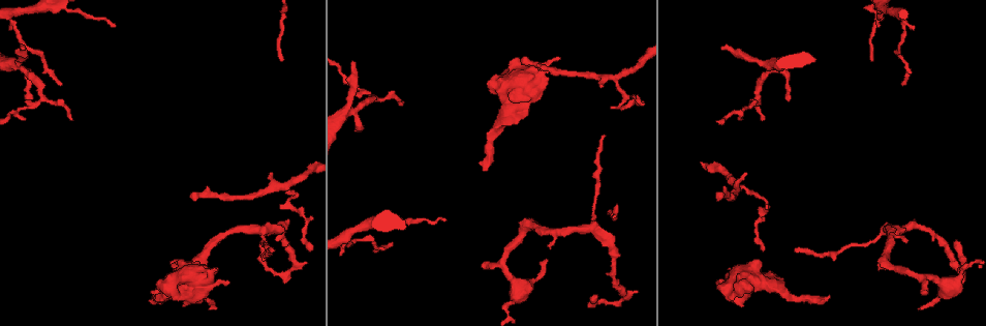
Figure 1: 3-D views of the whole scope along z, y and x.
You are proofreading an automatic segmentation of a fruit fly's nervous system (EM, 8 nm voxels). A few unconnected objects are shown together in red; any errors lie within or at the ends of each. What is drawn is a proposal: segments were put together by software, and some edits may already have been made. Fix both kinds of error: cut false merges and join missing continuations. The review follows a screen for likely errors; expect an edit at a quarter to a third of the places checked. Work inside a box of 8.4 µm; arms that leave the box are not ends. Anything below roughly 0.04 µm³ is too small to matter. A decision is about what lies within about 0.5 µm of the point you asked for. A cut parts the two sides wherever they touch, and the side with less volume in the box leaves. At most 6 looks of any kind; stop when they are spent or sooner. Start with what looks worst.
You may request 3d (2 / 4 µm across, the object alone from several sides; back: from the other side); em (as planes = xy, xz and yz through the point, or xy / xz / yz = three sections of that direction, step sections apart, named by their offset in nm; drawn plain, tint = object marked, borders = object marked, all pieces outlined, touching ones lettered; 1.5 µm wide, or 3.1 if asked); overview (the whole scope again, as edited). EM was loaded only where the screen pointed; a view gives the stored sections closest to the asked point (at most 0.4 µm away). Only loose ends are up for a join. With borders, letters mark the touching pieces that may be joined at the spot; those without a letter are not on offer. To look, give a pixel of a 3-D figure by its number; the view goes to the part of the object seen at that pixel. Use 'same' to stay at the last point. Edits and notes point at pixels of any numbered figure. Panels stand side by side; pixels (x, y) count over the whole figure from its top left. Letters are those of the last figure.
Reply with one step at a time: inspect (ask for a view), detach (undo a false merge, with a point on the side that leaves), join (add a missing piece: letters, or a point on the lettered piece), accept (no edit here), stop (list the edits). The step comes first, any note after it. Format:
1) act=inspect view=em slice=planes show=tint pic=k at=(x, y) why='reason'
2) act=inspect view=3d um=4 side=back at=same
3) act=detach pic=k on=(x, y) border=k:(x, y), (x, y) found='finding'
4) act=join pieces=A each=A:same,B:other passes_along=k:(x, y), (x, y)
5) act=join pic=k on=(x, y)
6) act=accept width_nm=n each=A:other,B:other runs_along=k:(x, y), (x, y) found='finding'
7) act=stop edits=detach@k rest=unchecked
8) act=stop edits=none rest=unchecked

act=inspect view=em slice=xz step=4 show=tint pic=1 at=(717, 284) why='branch stops here'

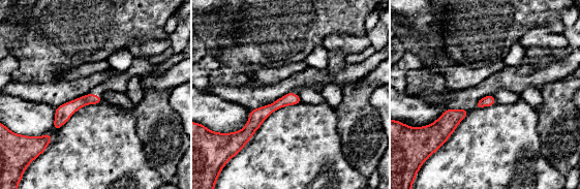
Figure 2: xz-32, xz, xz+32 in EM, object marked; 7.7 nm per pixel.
act=inspect view=em slice=planes show=borders at=same why='cut it another way'

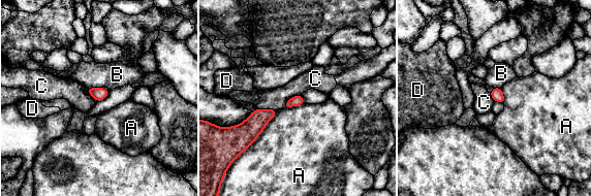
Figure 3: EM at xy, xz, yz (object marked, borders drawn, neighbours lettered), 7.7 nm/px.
act=accept each=A:other,B:other,C:other,D:other border=3:(301, 94), (292, 96), (283, 107) found='no lettered piece goes on from it'

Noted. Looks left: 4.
act=inspect view=3d um=4 pic=1 at=(722, 47) why='free end'

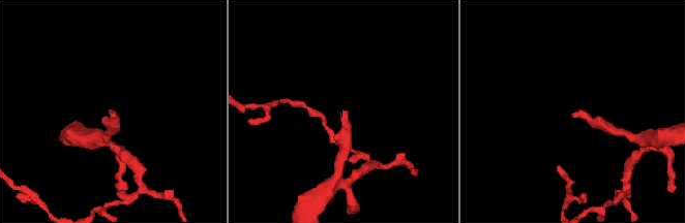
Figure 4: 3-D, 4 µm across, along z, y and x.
act=inspect view=em slice=planes show=tint pic=4 at=(344, 110) why='now the EM'

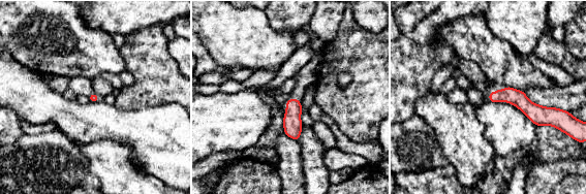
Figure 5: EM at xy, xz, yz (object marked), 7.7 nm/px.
act=inspect view=em slice=planes show=borders at=same

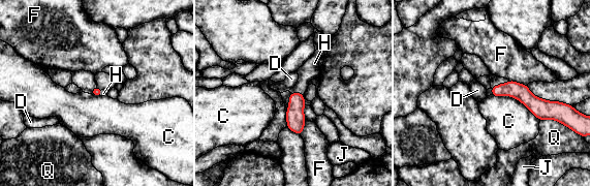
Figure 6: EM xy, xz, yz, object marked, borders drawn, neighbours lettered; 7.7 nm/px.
act=join pieces=H each=C:other,D:other,F:other,H:same,J:other,Q:other found='it goes on there'

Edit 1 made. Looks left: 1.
act=stop edits=join@6 rest=unchecked

